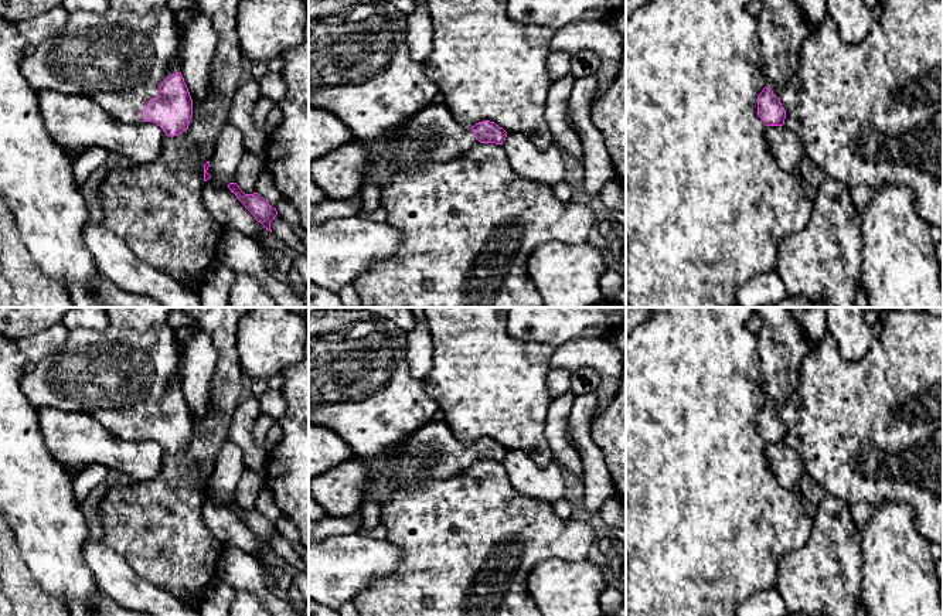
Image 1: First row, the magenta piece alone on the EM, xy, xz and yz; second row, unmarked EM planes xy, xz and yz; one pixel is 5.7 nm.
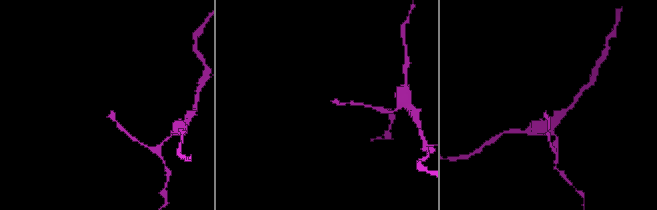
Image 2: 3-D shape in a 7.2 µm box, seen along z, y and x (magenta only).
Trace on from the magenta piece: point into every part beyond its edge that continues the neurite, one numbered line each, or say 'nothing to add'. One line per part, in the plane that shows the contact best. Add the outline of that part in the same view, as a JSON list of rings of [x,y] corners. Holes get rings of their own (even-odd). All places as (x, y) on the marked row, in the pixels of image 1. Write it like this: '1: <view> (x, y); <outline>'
1: xy (119, 60); [[[167,0],[108,1],[105,14],[71,13],[57,35],[28,48],[21,72],[35,92],[84,95],[125,123],[144,123],[142,110],[157,96],[163,81],[180,72],[173,65],[180,41],[176,17]]]

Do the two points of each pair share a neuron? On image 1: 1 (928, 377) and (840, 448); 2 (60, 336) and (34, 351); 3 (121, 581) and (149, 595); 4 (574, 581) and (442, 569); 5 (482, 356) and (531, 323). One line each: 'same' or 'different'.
1: same
2: same
3: same
4: different
5: different

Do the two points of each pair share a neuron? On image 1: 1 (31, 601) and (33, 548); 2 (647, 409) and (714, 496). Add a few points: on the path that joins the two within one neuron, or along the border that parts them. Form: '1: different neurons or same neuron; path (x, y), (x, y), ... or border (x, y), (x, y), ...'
1: different neurons; border (19, 545), (19, 552), (33, 579), (57, 598)
2: same neuron; path (649, 431), (693, 475)

